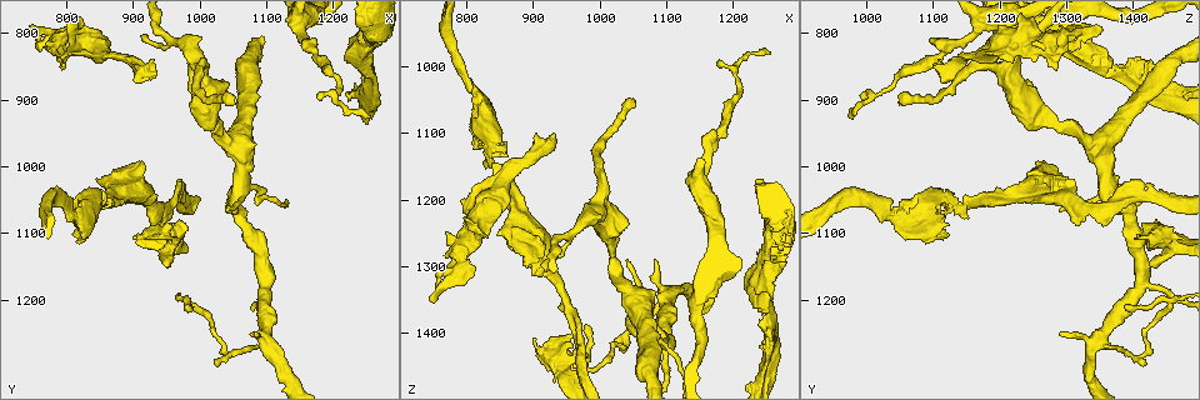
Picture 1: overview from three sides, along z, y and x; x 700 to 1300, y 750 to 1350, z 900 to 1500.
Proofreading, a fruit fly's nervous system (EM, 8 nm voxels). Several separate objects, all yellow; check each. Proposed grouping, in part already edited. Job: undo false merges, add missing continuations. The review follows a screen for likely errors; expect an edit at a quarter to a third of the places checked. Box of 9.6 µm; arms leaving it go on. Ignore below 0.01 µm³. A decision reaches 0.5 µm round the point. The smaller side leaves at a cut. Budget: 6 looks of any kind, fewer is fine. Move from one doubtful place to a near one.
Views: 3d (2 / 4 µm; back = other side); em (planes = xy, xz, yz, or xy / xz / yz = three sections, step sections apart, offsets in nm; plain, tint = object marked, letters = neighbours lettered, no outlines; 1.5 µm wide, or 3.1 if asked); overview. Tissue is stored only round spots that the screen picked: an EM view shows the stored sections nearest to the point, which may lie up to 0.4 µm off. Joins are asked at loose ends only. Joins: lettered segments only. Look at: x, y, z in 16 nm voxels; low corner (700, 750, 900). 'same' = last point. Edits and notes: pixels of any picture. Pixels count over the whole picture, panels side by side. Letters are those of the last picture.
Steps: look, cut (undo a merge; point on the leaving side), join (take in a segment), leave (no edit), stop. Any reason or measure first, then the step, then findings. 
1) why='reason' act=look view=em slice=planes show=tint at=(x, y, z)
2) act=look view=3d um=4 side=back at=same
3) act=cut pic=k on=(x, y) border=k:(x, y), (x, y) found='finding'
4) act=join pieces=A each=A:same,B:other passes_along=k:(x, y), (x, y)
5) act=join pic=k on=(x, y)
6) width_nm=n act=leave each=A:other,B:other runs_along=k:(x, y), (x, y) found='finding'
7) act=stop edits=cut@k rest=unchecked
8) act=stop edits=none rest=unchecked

why='free end' act=look view=em slice=xz step=4 show=plain at=(1080, 1245, 1290)

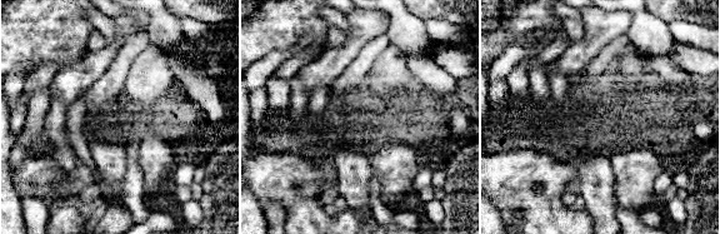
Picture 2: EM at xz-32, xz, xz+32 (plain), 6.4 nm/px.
act=look view=em slice=xz step=4 show=tint at=same

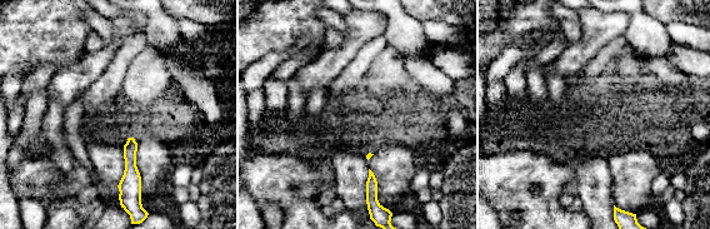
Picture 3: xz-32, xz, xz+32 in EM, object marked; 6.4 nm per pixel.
why='see the neighbours' act=look view=em slice=xz step=4 show=letters at=same

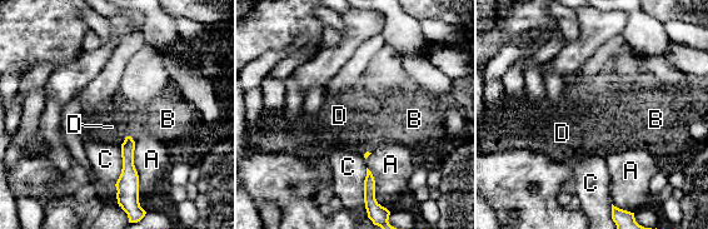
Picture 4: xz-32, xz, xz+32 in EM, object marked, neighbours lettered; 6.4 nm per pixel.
act=leave each=A:other,B:other,C:other,D:other found='none of them fits'

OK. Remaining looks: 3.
why='an open end' act=look view=3d um=2 at=(755, 825, 1320)

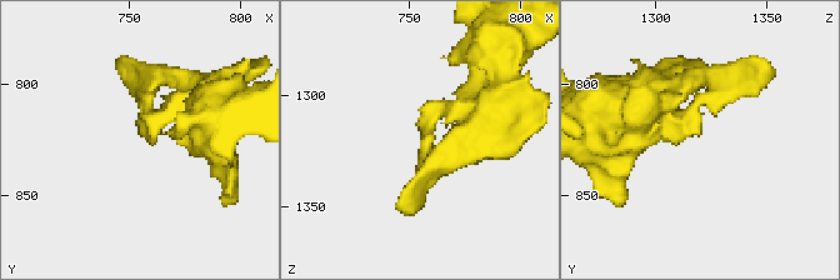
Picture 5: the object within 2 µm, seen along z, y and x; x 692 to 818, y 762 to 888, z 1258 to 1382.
act=look view=em slice=planes show=letters at=(759, 821, 1321)

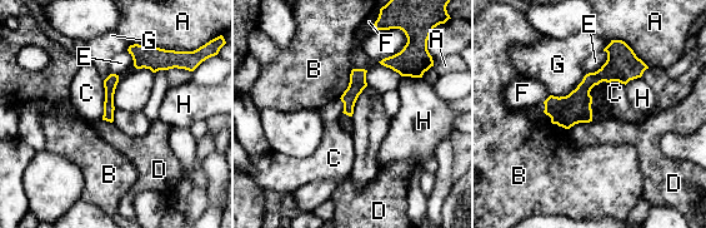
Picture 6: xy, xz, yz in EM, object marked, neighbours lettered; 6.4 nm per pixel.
longest_contact=A:300nm act=leave each=A:other,B:other,C:other,D:other,E:other,F:other,G:other,H:other found='no lettered segment goes on from it'

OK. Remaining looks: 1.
act=stop edits=none rest=unchecked

